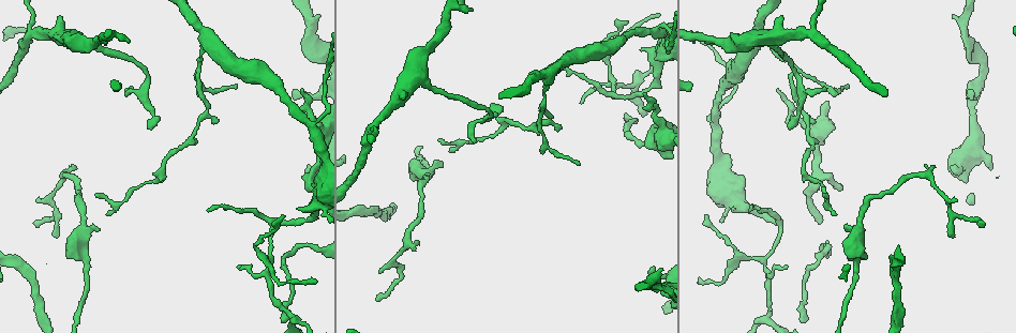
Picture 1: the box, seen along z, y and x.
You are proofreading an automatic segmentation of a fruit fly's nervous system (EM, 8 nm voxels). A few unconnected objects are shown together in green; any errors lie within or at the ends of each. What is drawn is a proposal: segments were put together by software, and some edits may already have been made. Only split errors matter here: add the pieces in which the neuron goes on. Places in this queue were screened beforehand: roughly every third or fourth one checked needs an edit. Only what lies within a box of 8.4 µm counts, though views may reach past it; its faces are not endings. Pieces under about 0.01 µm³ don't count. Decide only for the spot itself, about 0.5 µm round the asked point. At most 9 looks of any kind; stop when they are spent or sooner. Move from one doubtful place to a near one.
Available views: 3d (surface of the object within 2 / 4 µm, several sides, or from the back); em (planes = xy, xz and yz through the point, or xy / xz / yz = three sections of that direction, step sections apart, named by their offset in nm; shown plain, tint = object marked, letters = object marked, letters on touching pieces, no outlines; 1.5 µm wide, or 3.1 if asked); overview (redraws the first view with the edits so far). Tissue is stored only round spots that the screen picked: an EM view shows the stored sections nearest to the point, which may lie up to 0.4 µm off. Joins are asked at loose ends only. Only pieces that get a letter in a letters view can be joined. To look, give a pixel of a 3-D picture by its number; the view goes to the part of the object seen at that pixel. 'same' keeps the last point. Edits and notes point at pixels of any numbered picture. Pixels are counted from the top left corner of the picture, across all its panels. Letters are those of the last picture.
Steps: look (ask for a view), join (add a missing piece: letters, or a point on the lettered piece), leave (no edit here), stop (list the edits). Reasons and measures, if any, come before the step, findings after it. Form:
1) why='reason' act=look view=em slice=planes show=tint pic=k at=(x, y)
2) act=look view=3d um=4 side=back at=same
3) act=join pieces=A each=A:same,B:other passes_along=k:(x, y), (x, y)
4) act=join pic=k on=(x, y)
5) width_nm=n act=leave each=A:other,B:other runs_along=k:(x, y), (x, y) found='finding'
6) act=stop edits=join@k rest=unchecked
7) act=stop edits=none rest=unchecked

why='branch stops here' act=look view=em slice=planes show=letters pic=1 at=(823, 194)

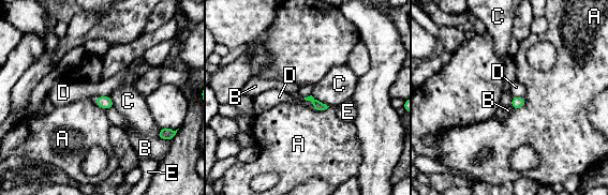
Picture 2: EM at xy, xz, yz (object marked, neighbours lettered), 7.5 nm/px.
act=leave each=A:other,B:other,C:other,D:other,E:other border=2:(302, 98), (310, 101), (314, 108) found='no lettered piece goes on from it'

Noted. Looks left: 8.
why='free end' act=look view=em slice=planes show=tint pic=1 at=(57, 235)

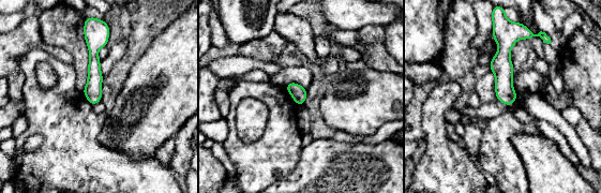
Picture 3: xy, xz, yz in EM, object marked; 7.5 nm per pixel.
act=look view=em slice=planes show=letters at=same

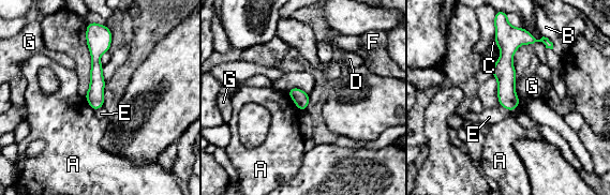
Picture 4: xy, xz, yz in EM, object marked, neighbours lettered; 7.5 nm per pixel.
width_nm=110 act=leave each=A:other,B:other,C:other,D:other,E:other,F:other,G:other border=4:(500, 105), (510, 111) found='no lettered piece goes on from it'

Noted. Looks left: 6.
act=look view=em slice=yz step=8 show=letters pic=1 at=(653, 268)

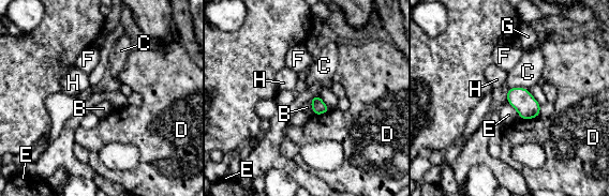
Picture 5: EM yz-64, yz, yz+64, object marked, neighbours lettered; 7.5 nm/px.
width_nm=110 act=leave each=B:other,C:other,D:other,E:other,F:other,G:other,H:other border=5:(507, 100), (520, 118) found='none of them fits'

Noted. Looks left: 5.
why='free end' act=look view=em slice=planes show=tint pic=1 at=(294, 95)

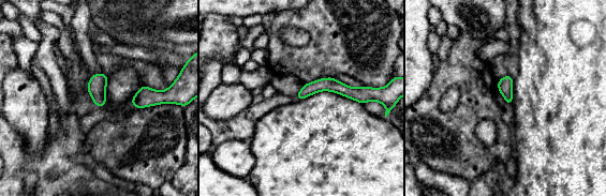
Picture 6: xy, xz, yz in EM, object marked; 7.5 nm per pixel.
why='see the neighbours' act=look view=em slice=planes show=letters at=same

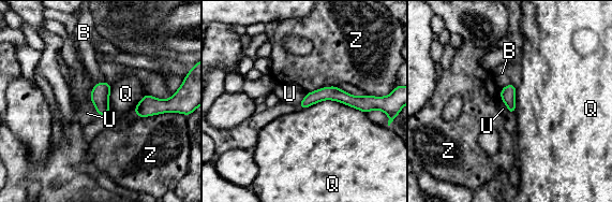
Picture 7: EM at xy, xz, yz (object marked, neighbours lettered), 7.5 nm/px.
act=leave each=B:other,Q:other,U:other,Z:other runs_along=7:(369, 98), (319, 95), (302, 105) found='no lettered piece goes on from it'

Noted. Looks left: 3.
act=stop edits=none rest=unchecked

